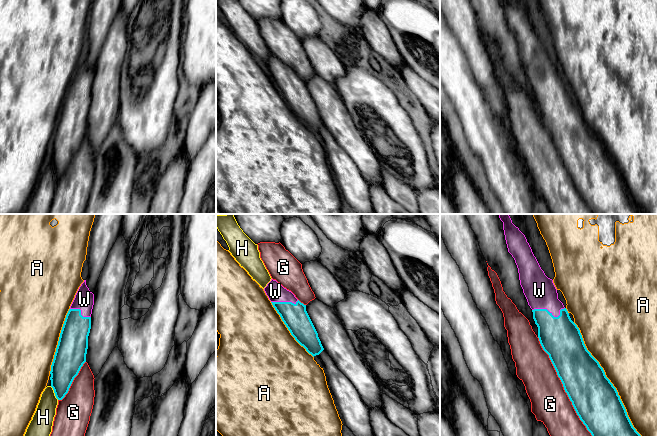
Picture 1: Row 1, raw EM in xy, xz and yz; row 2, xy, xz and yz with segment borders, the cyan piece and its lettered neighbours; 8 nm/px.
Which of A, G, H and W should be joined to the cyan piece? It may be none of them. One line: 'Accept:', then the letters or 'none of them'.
Accept: W

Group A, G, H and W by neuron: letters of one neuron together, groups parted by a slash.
A / G / H / W

